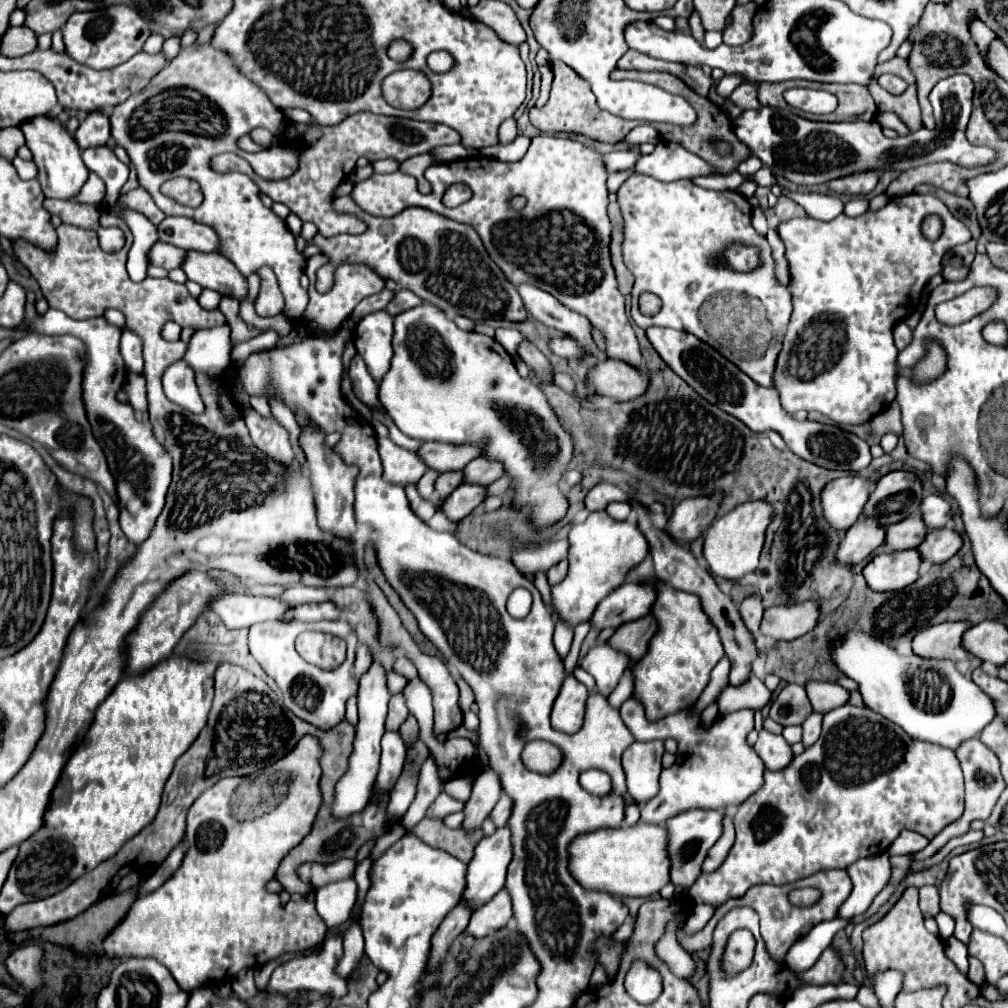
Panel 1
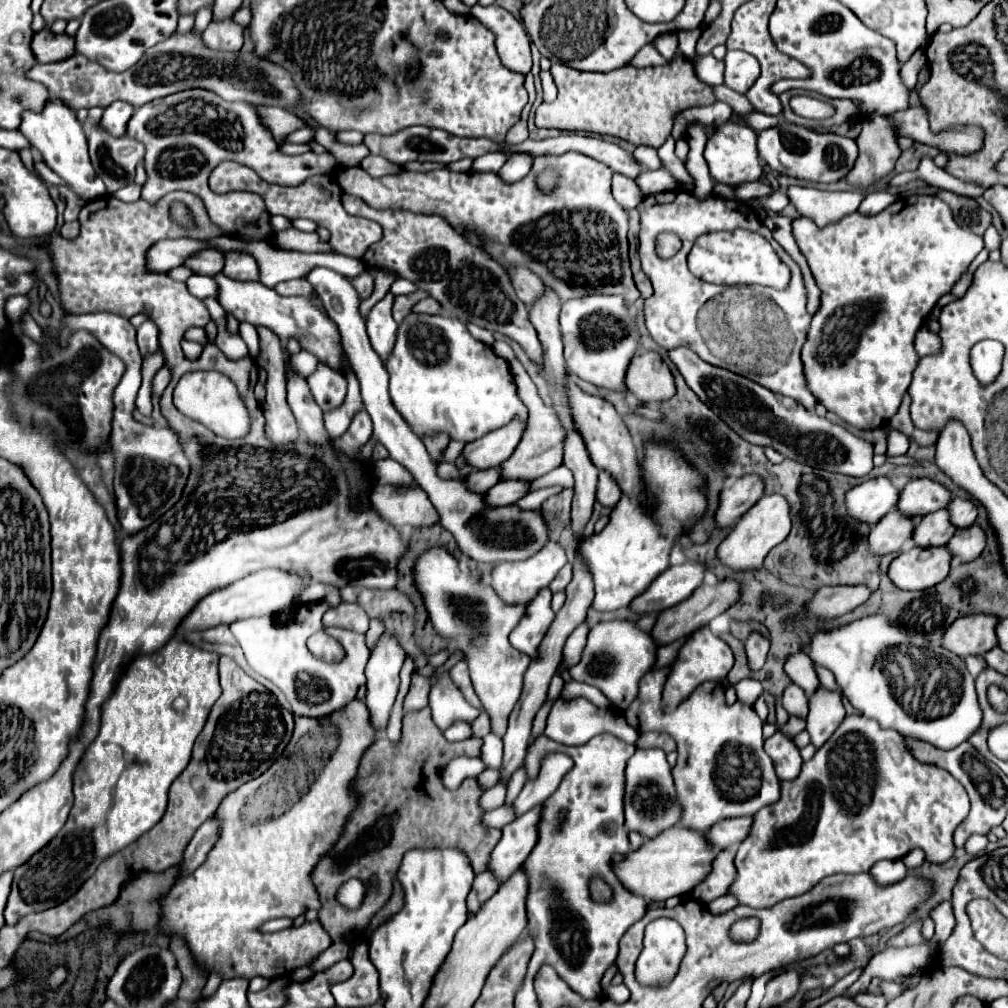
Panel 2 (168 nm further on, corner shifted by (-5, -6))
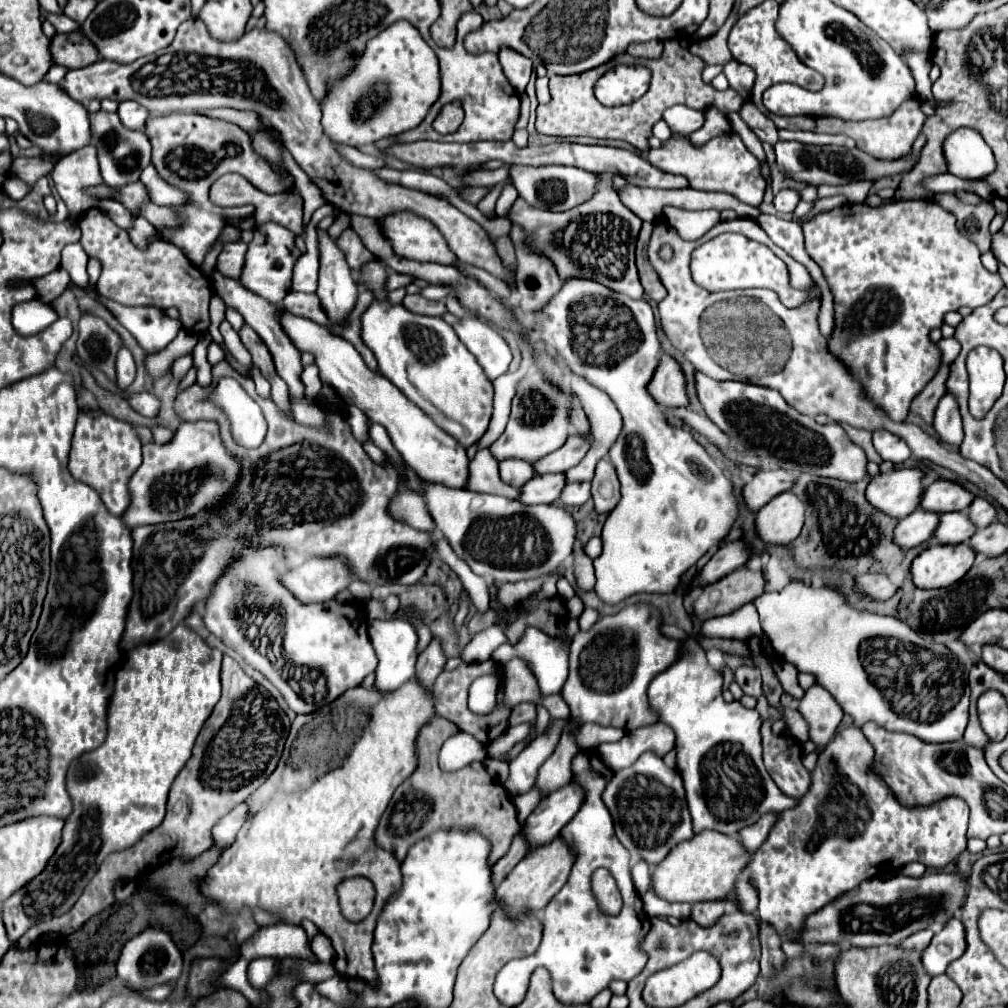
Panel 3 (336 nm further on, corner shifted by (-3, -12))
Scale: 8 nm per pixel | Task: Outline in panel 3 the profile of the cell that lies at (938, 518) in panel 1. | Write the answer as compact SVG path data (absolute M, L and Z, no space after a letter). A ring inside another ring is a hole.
M975 498L973 504L969 506L967 514L969 514L971 522L973 522L977 528L985 528L985 526L989 526L989 524L995 520L997 510L995 510L995 506L989 504L985 498Z

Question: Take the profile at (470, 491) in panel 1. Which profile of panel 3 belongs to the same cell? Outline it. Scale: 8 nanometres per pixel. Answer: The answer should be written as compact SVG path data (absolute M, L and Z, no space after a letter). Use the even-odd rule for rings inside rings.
M543 474L529 480L521 488L521 502L525 504L553 504L565 486L565 474Z

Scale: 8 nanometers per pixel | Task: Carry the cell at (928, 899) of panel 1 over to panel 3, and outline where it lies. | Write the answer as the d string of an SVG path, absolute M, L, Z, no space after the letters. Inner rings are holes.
M959 916L951 918L945 928L933 936L931 944L923 952L923 966L931 976L945 974L947 966L961 958L963 952L967 950L967 940L965 940L965 926Z

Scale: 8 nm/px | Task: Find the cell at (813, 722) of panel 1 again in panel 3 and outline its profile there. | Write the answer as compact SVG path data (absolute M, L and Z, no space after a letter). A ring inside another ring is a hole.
M813 684L801 698L799 712L809 722L809 734L815 746L825 746L843 718L843 710L837 700L819 684Z

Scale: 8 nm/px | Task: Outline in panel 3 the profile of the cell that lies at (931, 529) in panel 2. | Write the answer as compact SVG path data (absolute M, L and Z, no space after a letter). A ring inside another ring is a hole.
M947 512L941 516L941 524L933 534L937 544L961 544L975 534L977 526L969 520L965 512Z

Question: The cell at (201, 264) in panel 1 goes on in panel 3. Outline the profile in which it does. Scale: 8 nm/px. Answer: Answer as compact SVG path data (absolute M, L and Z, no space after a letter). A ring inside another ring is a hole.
M291 312L281 314L281 324L301 352L311 352L315 356L315 364L321 370L321 380L333 386L337 394L345 400L345 404L357 406L365 412L367 418L371 418L371 422L385 426L395 450L423 482L461 490L467 488L469 458L465 448L453 436L443 432L421 408L407 400L401 390L397 390L387 378L383 378L379 372L371 372L349 342L333 336L327 326L319 326L307 318L293 316Z

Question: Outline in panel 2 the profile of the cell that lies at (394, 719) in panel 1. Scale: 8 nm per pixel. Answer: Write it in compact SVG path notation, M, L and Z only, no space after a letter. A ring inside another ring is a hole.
M413 676L409 692L403 702L403 710L413 712L417 708L427 706L427 696L429 696L429 680L425 676Z

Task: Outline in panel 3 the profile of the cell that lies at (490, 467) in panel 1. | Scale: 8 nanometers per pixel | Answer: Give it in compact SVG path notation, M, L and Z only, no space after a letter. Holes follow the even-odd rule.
M569 436L569 440L565 442L565 446L561 446L559 450L547 454L545 458L537 460L535 472L537 474L549 474L549 472L567 472L569 468L577 466L583 456L587 454L591 446L589 436Z

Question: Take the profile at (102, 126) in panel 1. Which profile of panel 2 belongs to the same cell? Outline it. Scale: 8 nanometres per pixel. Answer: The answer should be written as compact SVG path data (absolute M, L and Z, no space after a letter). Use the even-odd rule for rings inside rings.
M113 102L109 108L105 108L103 118L101 118L99 124L111 136L123 136L131 114L133 114L133 106L131 104L127 104L127 102Z

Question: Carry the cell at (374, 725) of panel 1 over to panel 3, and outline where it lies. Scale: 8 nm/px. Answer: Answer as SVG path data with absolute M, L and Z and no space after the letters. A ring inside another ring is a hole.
M373 620L369 622L369 636L373 642L373 648L377 652L379 658L379 666L377 666L377 680L375 686L379 690L397 690L403 682L407 682L409 678L415 676L415 662L417 662L417 632L409 622L403 620L389 620L389 622L381 622L381 620Z

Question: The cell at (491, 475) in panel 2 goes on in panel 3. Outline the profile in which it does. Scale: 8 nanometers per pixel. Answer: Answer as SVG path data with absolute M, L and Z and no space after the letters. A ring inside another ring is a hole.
M507 458L507 460L499 462L499 472L501 472L501 480L505 484L517 486L517 488L527 484L535 476L533 464L531 462L523 462L519 458Z

